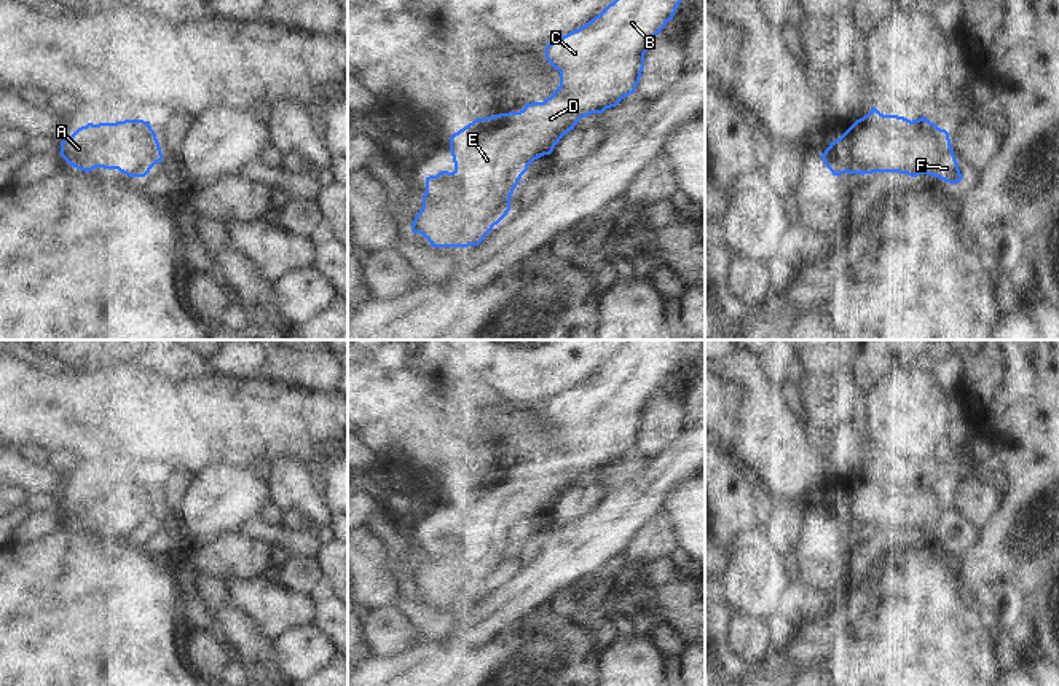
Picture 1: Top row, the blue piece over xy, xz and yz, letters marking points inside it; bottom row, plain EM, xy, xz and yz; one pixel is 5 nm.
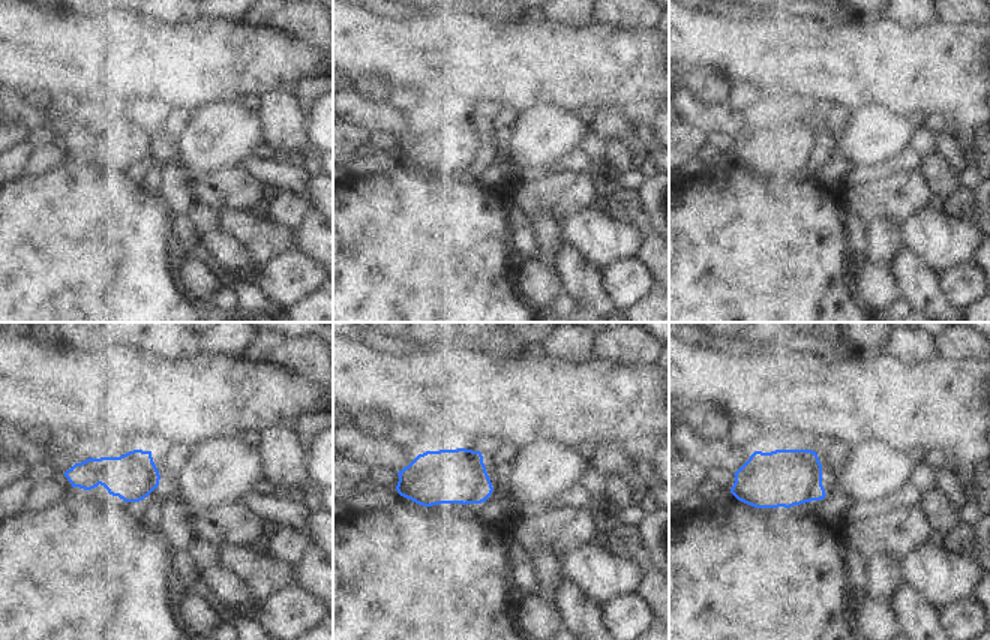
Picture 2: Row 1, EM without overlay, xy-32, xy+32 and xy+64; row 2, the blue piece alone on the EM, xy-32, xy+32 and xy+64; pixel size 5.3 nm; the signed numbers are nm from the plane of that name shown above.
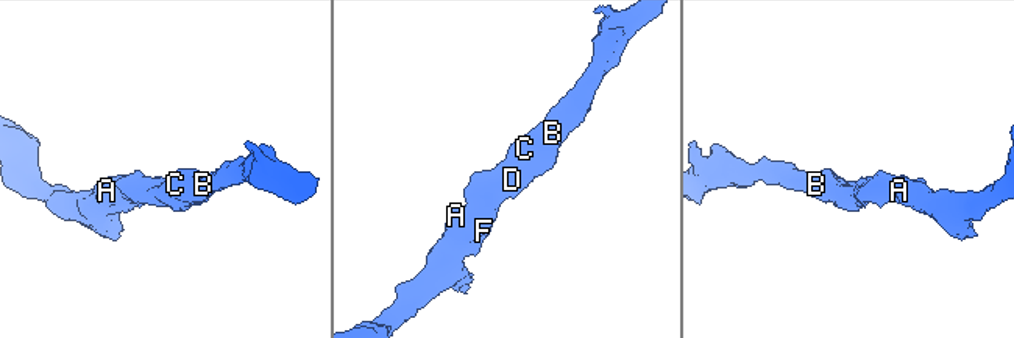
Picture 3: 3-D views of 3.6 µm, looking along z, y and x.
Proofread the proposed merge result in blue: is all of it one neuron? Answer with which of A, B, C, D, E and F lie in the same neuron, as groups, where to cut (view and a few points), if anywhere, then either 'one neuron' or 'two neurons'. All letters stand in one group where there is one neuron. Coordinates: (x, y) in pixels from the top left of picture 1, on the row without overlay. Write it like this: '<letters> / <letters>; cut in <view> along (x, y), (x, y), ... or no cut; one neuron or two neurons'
A B C D E F; no cut; one neuron

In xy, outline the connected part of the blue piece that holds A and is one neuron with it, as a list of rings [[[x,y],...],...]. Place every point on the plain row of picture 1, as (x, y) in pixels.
[[[144,477],[88,480],[61,499],[61,514],[85,530],[104,525],[129,534],[145,534],[163,518],[156,491]]]

